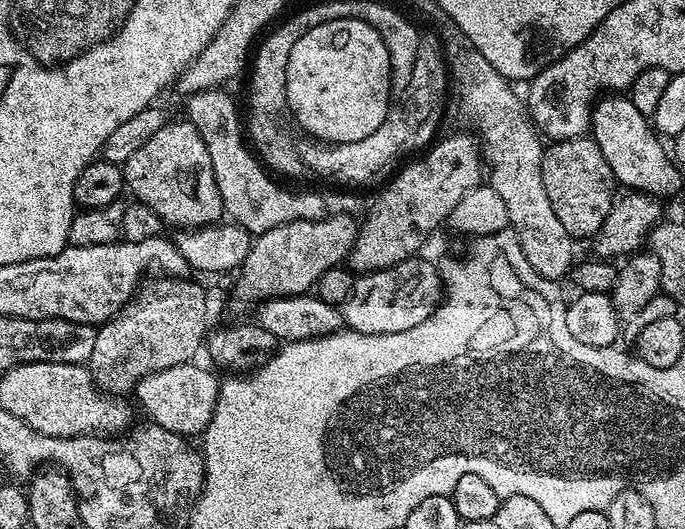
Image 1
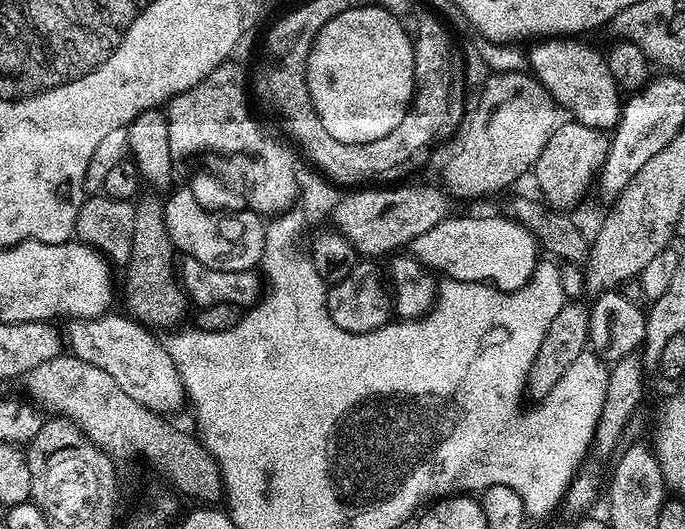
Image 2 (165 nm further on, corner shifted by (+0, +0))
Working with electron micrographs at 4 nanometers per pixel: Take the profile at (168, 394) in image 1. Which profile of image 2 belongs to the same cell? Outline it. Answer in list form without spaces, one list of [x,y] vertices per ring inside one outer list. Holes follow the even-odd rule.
[[[112,315],[97,316],[94,320],[71,321],[67,325],[69,327],[68,332],[66,328],[66,344],[71,355],[77,356],[78,359],[84,359],[101,370],[106,370],[106,373],[110,374],[114,381],[122,386],[122,390],[134,398],[135,402],[141,403],[142,406],[152,412],[170,414],[168,412],[178,411],[183,406],[184,400],[186,404],[186,389],[174,358],[170,358],[170,354],[164,349],[163,343],[159,339],[155,340],[151,336],[153,333],[147,327],[127,315]]]

